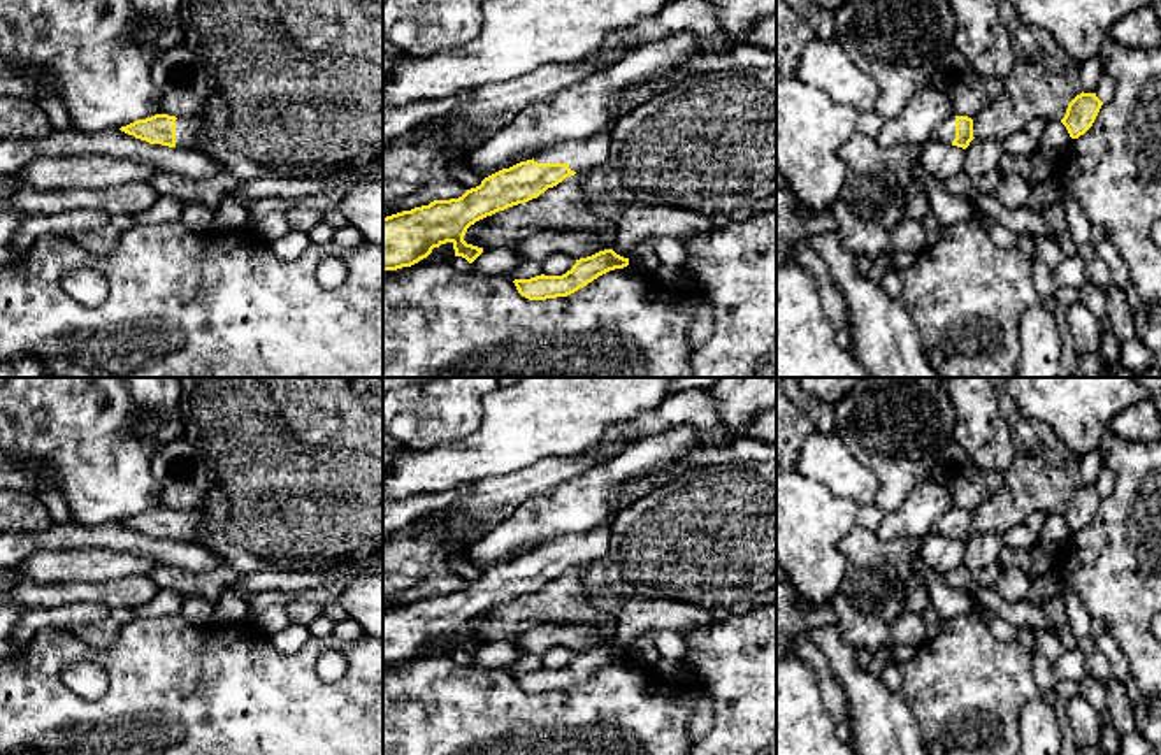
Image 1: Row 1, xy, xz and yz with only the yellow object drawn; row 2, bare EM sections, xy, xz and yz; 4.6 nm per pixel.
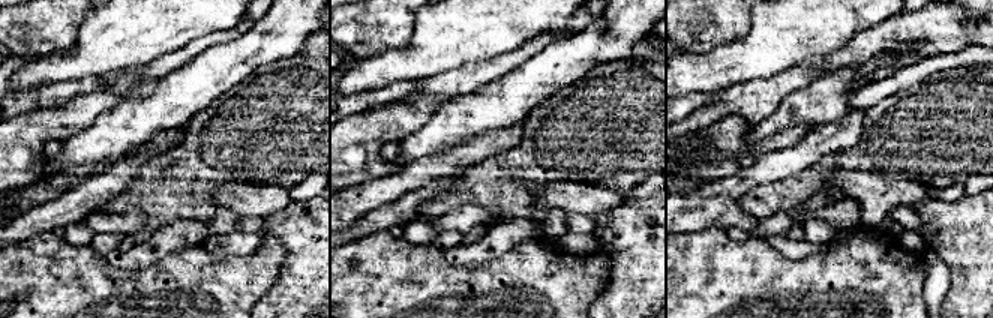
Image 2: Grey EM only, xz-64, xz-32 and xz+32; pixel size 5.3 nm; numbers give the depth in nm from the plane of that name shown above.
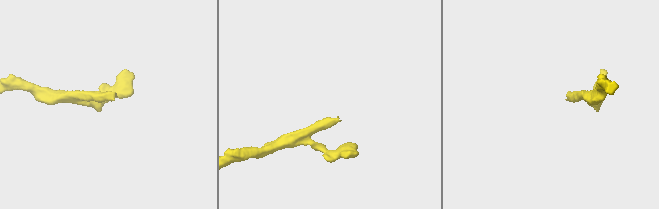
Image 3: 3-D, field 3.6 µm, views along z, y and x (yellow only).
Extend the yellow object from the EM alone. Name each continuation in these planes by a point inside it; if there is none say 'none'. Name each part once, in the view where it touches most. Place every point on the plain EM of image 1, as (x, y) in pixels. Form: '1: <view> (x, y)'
1: xz (589, 546)

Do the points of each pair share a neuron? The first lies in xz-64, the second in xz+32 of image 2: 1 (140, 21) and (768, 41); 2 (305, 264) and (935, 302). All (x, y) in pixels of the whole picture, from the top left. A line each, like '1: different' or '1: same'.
1: same
2: different

